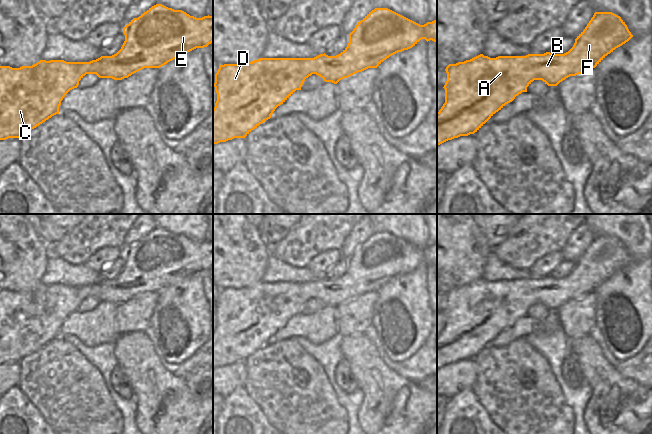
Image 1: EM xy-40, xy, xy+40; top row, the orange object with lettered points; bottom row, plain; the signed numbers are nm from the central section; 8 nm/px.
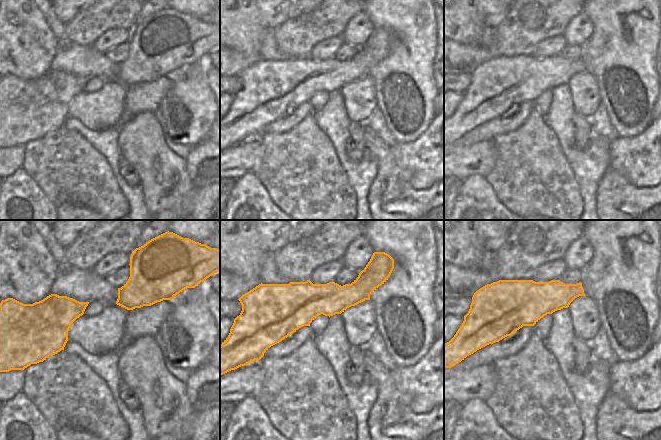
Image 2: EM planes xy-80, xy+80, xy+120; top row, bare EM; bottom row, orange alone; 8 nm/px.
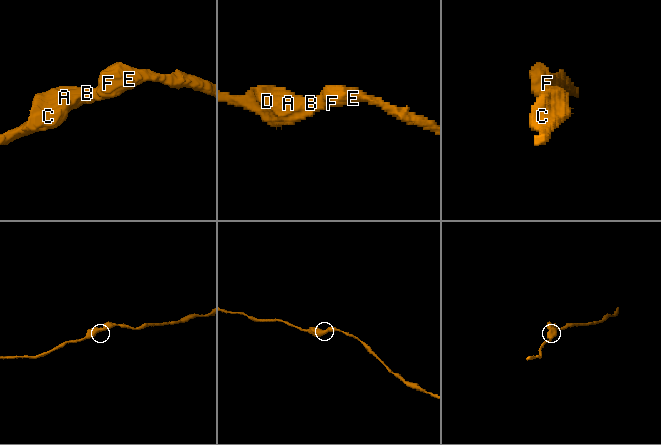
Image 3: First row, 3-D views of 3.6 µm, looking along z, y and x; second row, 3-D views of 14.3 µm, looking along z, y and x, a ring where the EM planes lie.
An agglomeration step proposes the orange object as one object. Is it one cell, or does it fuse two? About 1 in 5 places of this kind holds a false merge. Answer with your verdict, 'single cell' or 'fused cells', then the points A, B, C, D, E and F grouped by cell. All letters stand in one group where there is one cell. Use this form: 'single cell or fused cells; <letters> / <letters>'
single cell; A B C D E F

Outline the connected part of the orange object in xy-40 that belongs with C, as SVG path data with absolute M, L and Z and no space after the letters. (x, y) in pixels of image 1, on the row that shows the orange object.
M156 4L131 20L124 28L125 41L121 49L112 56L101 56L90 62L66 62L64 60L40 60L32 66L12 68L0 66L0 140L20 138L22 134L36 128L52 116L59 114L59 107L65 95L77 88L86 74L96 74L99 78L122 80L144 68L160 68L168 62L213 42L213 16L196 18L182 10L174 10Z

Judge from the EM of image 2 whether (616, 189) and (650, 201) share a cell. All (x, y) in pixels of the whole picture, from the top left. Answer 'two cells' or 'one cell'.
one cell

